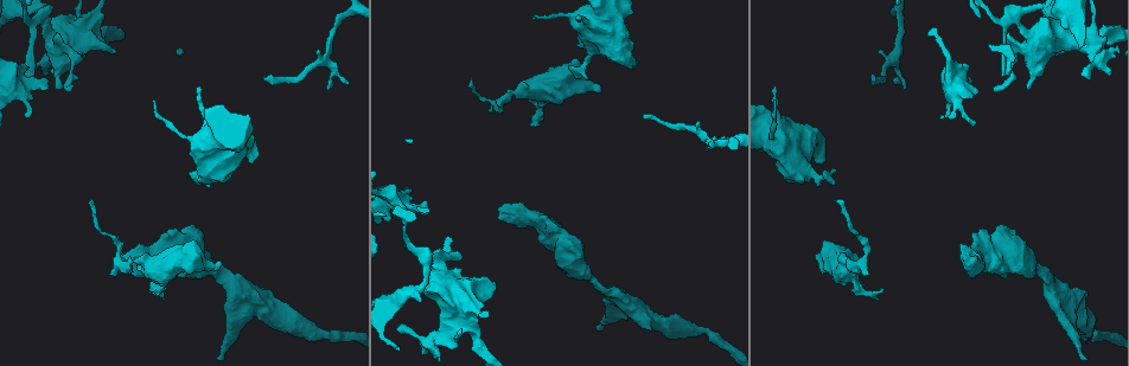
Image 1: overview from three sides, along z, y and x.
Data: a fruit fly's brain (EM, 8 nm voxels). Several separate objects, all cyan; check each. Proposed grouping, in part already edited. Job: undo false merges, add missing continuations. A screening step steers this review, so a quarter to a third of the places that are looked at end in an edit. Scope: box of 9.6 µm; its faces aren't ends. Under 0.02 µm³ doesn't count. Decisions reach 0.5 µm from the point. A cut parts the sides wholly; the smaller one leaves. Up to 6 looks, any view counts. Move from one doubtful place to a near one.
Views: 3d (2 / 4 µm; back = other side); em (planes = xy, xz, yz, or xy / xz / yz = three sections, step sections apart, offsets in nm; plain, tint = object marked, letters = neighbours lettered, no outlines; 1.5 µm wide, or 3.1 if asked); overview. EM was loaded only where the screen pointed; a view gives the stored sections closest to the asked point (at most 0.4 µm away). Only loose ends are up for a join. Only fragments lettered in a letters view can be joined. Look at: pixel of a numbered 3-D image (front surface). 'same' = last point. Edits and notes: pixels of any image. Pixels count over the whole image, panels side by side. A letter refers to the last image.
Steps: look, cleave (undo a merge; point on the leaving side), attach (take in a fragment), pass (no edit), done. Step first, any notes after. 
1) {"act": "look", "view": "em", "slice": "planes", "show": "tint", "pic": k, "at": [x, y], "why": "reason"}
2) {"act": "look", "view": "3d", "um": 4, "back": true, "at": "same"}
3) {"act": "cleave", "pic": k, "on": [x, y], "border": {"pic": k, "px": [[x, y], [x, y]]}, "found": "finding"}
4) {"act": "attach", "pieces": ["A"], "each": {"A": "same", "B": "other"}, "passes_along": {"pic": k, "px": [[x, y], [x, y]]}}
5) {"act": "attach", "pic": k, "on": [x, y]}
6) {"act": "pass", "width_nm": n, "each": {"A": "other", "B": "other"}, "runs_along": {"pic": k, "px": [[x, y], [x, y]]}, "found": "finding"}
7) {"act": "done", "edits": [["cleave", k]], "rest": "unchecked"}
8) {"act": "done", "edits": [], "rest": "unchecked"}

{"act": "look", "view": "3d", "um": 2, "pic": 1, "at": [1008, 35]}

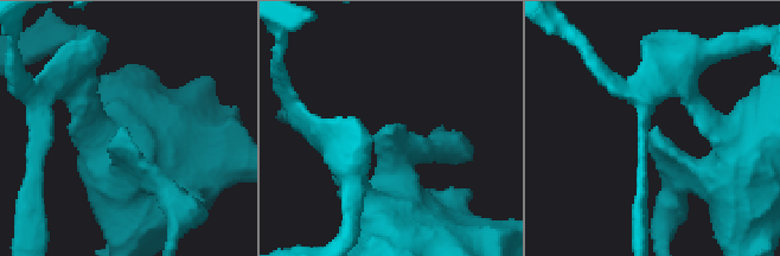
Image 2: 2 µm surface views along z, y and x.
{"act": "look", "view": "em", "slice": "xz", "step": 4, "show": "tint", "pic": 2, "at": [118, 126]}

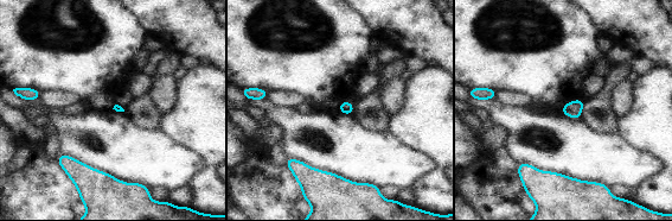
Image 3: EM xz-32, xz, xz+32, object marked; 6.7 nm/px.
{"act": "look", "view": "em", "slice": "xz", "step": 4, "show": "letters", "at": "same", "why": "what lies round it"}

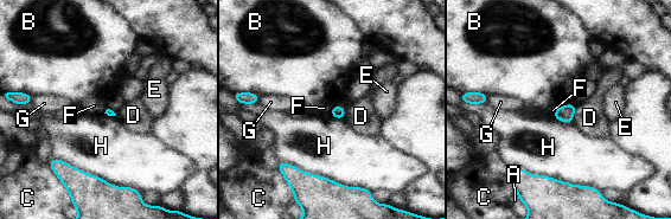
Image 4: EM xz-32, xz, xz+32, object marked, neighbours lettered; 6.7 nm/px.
{"act": "pass", "each": {"A": "other", "B": "other", "C": "other", "D": "other", "E": "other", "F": "other", "G": "other", "H": "other"}, "border": {"pic": 4, "px": [[333, 105], [328, 114]]}, "found": "none of them fits"}

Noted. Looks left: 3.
{"act": "look", "view": "em", "slice": "planes", "show": "letters", "pic": 1, "at": [1002, 224], "why": "free end"}

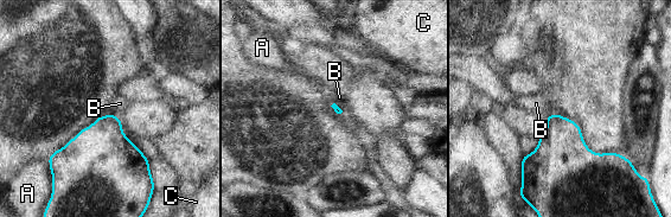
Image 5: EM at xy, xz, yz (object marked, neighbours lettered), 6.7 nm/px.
{"act": "pass", "each": {"A": "other", "B": "other", "C": "other"}, "border": {"pic": 5, "px": [[550, 114], [544, 119]]}, "found": "none of them fits"}

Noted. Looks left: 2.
{"act": "look", "view": "em", "slice": "yz", "step": 4, "show": "letters", "pic": 1, "at": [898, 83], "why": "branch stops here"}

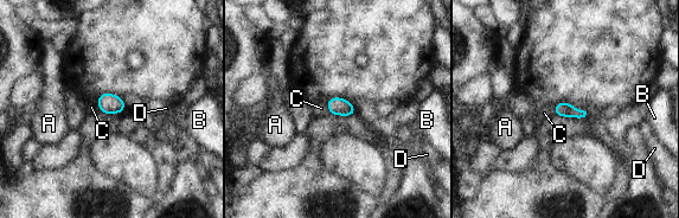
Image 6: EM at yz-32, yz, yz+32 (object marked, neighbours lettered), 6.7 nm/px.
{"act": "pass", "each": {"A": "other", "B": "other", "C": "other", "D": "other"}, "border": {"pic": 6, "px": [[95, 101], [100, 110]]}, "found": "no lettered fragment goes on from it"}

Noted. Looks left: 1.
{"act": "done", "edits": [], "rest": "unchecked"}

